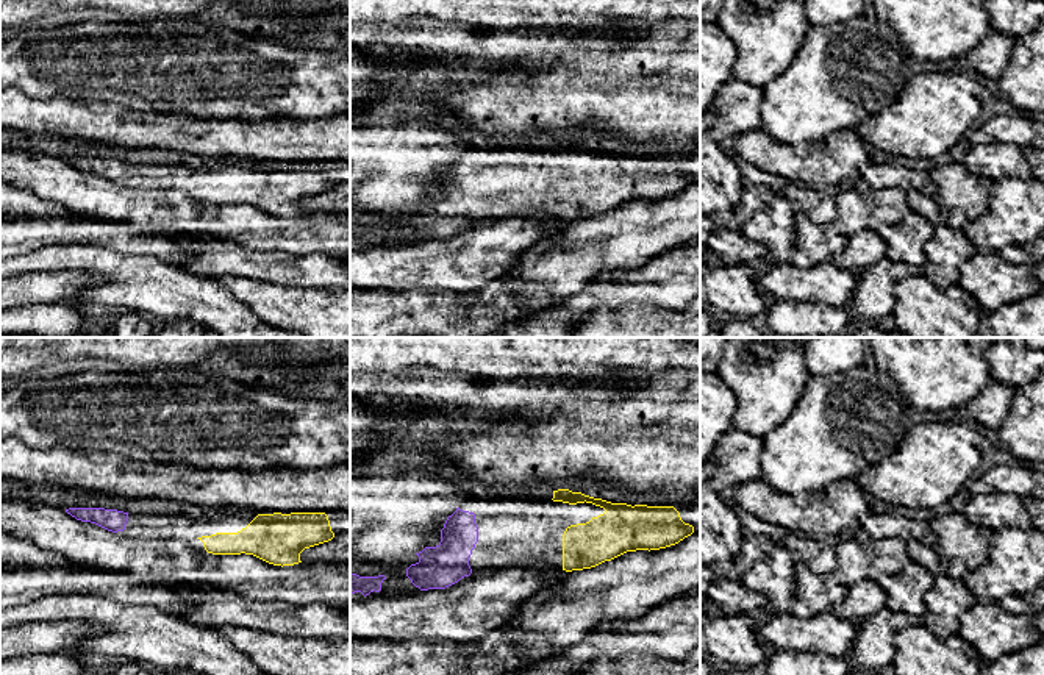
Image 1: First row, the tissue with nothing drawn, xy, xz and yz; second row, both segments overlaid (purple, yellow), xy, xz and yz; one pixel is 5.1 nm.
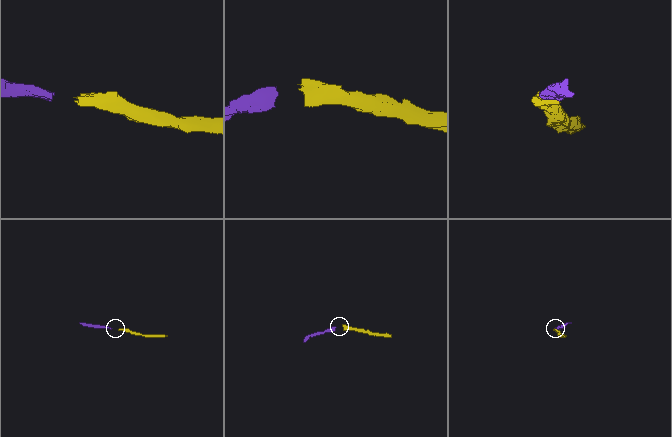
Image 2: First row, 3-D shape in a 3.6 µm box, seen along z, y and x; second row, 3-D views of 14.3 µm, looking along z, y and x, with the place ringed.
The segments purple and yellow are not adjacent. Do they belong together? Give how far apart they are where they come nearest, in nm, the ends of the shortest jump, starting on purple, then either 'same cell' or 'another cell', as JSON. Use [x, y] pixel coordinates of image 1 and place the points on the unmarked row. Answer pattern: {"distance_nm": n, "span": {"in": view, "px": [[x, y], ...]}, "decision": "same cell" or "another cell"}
{"distance_nm": 380, "span": {"in": "xy", "px": [[127, 171], [197, 188]]}, "decision": "same cell"}

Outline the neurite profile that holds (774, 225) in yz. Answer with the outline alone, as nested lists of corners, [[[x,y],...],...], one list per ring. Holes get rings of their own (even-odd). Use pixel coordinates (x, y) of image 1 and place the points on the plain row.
[[[778,194],[749,220],[741,222],[739,230],[764,245],[777,262],[792,262],[797,248],[796,214],[794,205]]]

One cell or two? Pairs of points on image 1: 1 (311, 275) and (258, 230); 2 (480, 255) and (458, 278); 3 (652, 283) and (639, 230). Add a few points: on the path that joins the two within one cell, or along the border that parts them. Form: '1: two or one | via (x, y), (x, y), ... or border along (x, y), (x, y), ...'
1: two | border along (296, 255), (305, 257)
2: one | via (474, 261), (463, 272)
3: two | border along (680, 246), (665, 250), (635, 267)

